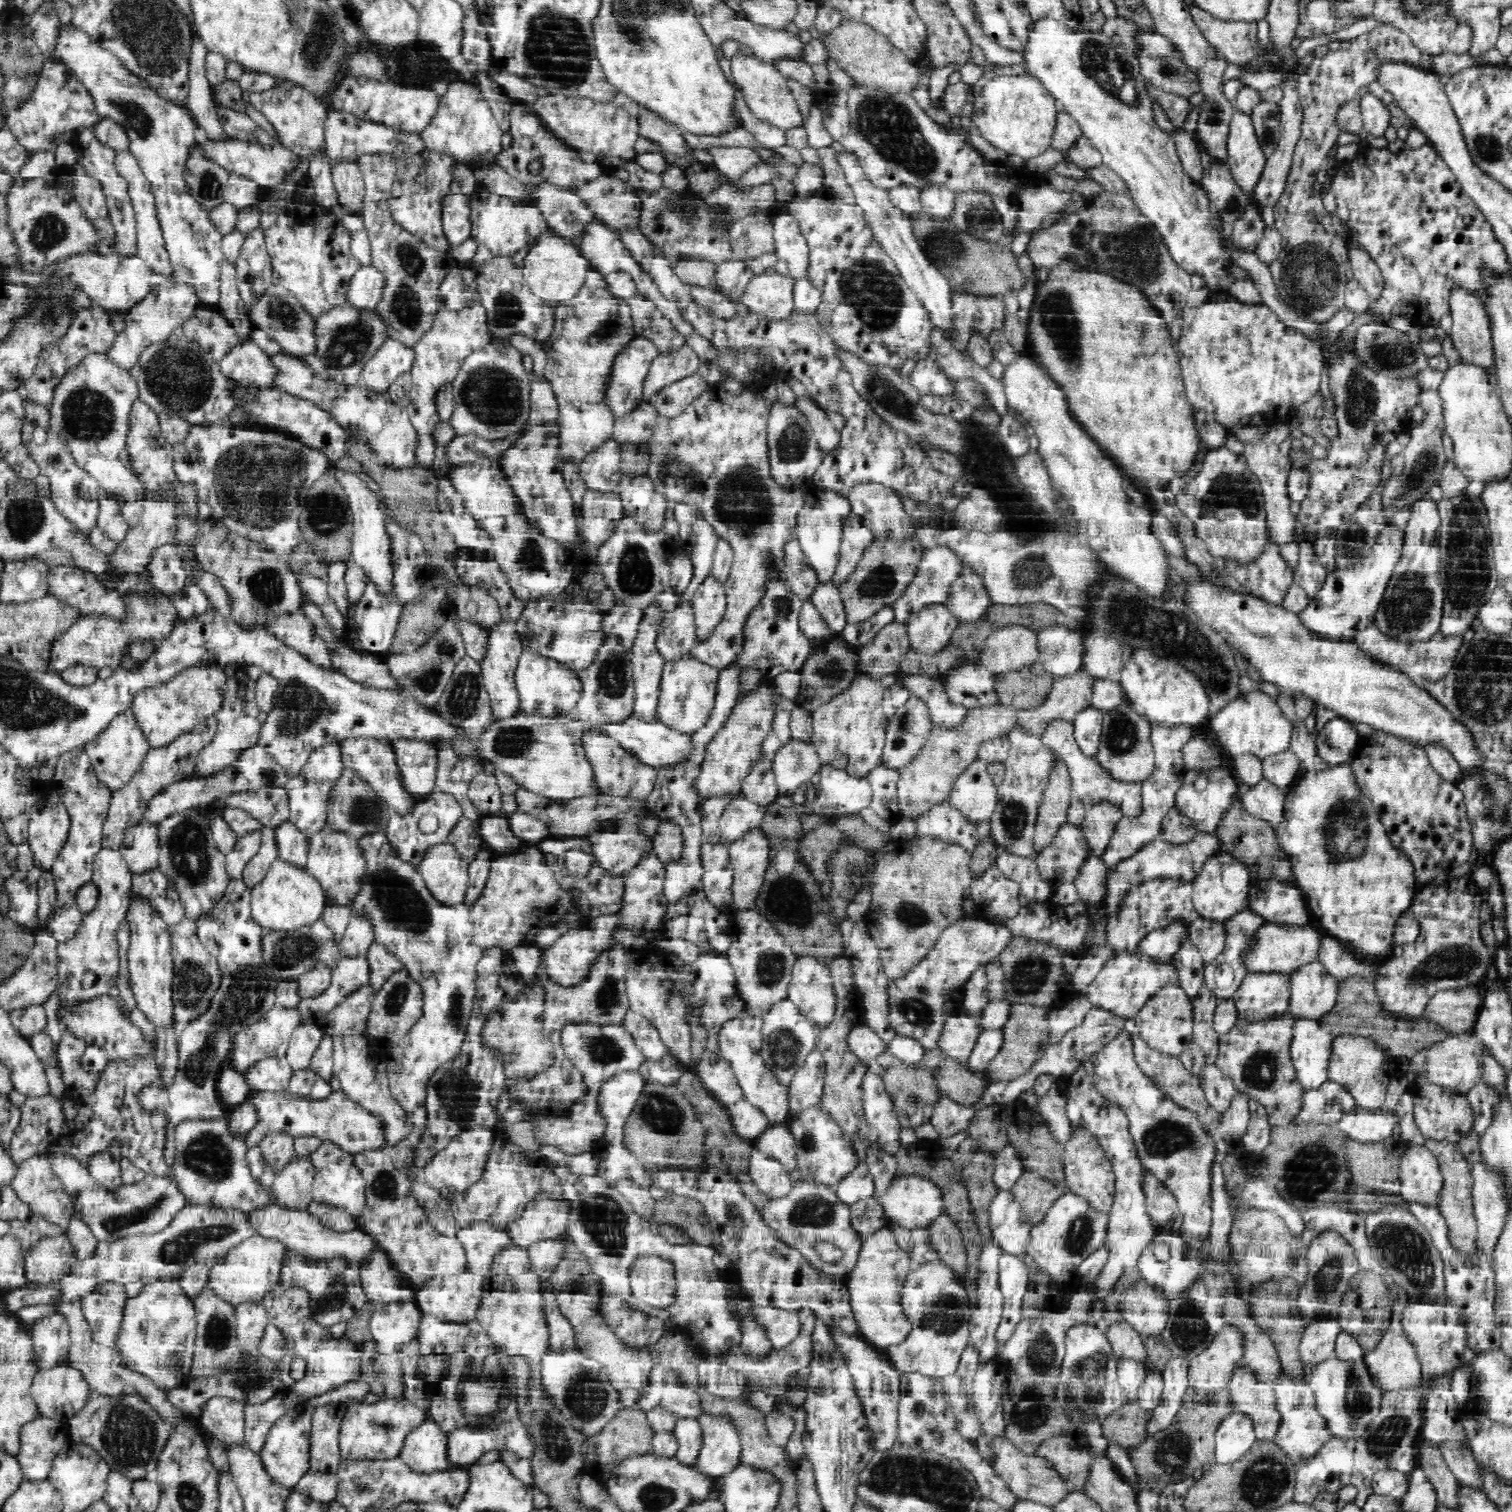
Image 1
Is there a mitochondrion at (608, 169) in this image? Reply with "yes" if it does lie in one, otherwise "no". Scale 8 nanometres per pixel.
no

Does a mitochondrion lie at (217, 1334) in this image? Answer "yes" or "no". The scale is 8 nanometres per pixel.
yes

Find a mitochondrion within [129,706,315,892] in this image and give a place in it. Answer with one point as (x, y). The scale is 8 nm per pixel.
(188, 855)

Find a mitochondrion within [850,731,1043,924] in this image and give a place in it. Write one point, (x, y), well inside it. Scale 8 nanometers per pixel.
(1015, 815)

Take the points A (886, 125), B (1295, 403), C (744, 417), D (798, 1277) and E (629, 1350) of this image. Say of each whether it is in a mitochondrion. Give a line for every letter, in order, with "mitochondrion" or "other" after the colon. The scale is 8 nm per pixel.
A: mitochondrion
B: other
C: other
D: other
E: other

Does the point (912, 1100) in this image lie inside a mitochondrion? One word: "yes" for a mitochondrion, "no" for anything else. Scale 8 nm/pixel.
yes

